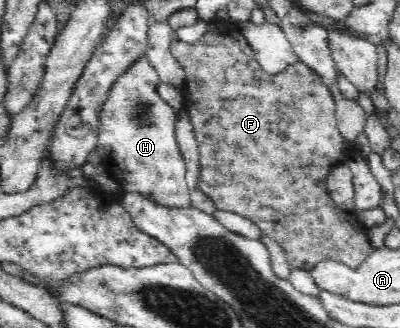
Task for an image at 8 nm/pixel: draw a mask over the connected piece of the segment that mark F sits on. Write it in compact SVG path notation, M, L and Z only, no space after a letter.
M214 17L207 24L205 34L193 44L184 43L175 38L171 41L170 51L176 61L185 72L185 85L182 93L185 97L185 109L188 111L200 152L200 175L197 187L201 189L215 203L218 210L234 212L253 221L265 235L269 235L286 252L286 258L290 269L311 270L315 264L324 261L336 261L349 266L351 269L358 268L375 250L370 243L368 229L356 215L356 210L342 210L339 208L327 188L326 178L335 165L345 165L348 160L359 156L355 153L355 143L346 142L340 133L337 117L335 116L336 106L330 87L325 84L321 77L304 62L297 61L290 64L279 74L269 74L263 70L260 62L257 61L255 53L245 35L241 32L240 24L233 21L223 21Z

